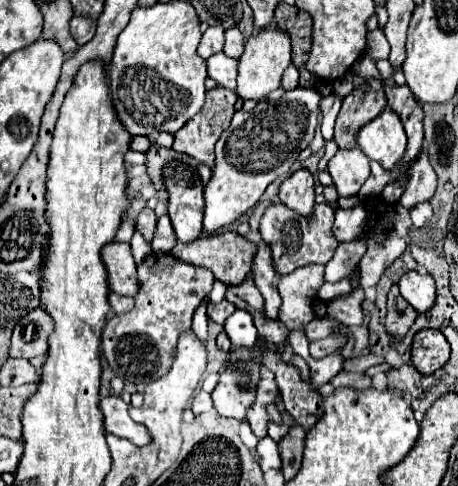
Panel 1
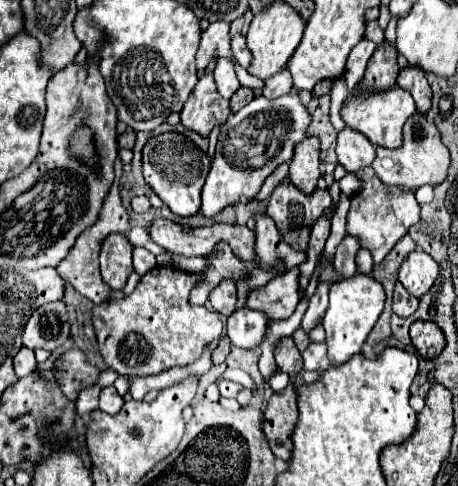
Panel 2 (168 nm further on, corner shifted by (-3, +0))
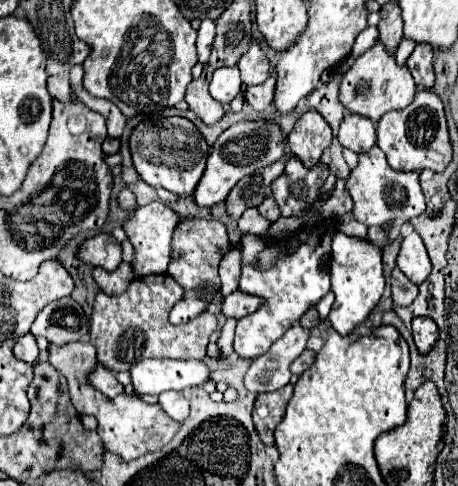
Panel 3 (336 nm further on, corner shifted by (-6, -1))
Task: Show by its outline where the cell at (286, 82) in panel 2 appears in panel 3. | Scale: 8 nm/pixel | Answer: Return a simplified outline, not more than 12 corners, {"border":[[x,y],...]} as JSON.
{"border":[[274,76],[246,86],[246,102],[264,112],[274,98]]}

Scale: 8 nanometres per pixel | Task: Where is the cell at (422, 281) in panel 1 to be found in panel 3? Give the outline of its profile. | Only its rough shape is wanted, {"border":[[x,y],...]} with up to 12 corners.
{"border":[[418,232],[402,240],[396,264],[414,284],[428,278],[430,264]]}

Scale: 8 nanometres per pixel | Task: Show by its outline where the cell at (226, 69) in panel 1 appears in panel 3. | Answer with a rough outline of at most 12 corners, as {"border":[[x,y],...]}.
{"border":[[218,68],[210,96],[230,104],[240,92],[238,68]]}

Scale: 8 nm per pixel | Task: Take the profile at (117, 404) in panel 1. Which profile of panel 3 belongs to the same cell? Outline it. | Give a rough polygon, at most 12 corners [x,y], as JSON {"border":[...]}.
{"border":[[100,364],[88,372],[88,380],[106,396],[116,396],[124,386],[114,372]]}

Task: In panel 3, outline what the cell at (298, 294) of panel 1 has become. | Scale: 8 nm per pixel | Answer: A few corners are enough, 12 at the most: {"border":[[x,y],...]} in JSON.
{"border":[[236,290],[222,302],[226,318],[240,320],[262,304],[256,296]]}

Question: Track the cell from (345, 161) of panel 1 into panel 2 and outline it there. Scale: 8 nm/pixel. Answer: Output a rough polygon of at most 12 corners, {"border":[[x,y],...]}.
{"border":[[345,127],[337,135],[337,163],[347,173],[369,167],[375,147]]}

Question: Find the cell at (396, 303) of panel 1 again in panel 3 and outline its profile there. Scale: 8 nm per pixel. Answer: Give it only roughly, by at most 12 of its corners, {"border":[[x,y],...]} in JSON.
{"border":[[398,268],[392,270],[392,300],[410,306],[418,296]]}

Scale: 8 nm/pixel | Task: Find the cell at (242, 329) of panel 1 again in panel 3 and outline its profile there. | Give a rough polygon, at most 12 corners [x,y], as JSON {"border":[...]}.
{"border":[[336,220],[276,266],[242,236],[239,290],[264,302],[236,324],[234,352],[258,358],[330,292]]}

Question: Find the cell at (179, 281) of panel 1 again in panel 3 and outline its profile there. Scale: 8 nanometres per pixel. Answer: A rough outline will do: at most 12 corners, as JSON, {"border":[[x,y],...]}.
{"border":[[168,274],[98,290],[90,342],[112,372],[144,358],[202,360],[216,318],[168,322]]}

